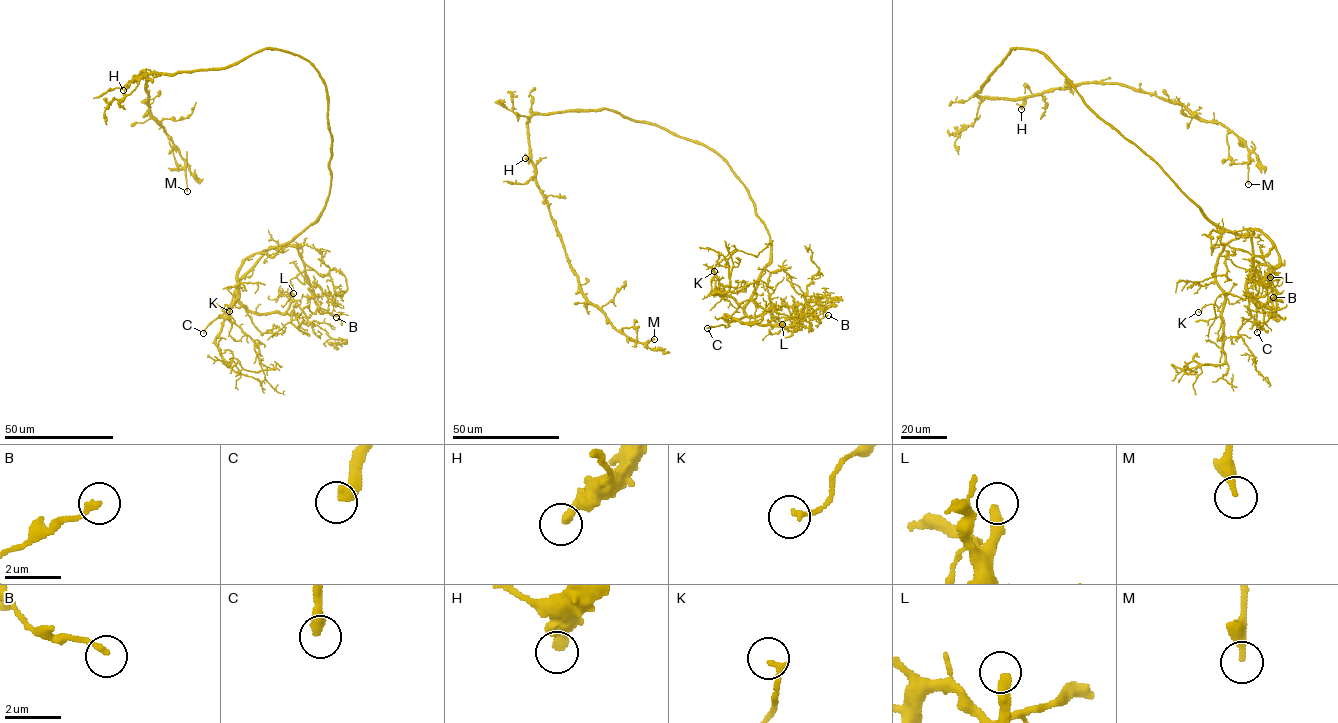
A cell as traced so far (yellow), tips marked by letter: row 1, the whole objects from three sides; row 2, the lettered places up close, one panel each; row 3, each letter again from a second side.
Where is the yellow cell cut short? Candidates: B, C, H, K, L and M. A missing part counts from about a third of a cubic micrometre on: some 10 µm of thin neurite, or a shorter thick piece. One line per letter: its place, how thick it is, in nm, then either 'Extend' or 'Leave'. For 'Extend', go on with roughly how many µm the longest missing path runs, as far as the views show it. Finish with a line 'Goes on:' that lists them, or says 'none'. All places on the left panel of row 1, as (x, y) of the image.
B: Place: (336, 317). Thickness 200 nm. Leave
C: Place: (203, 333). Thickness 400 nm. Extend. Missing length about 45 µm
H: Place: (123, 90). Thickness 360 nm. Leave
K: Place: (229, 311). Thickness 180 nm. Leave
L: Place: (293, 293). Thickness 360 nm. Extend. Missing length about 25 µm
M: Place: (187, 191). Thickness 260 nm. Extend. Missing length about 15 µm
Goes on: C, L, M

